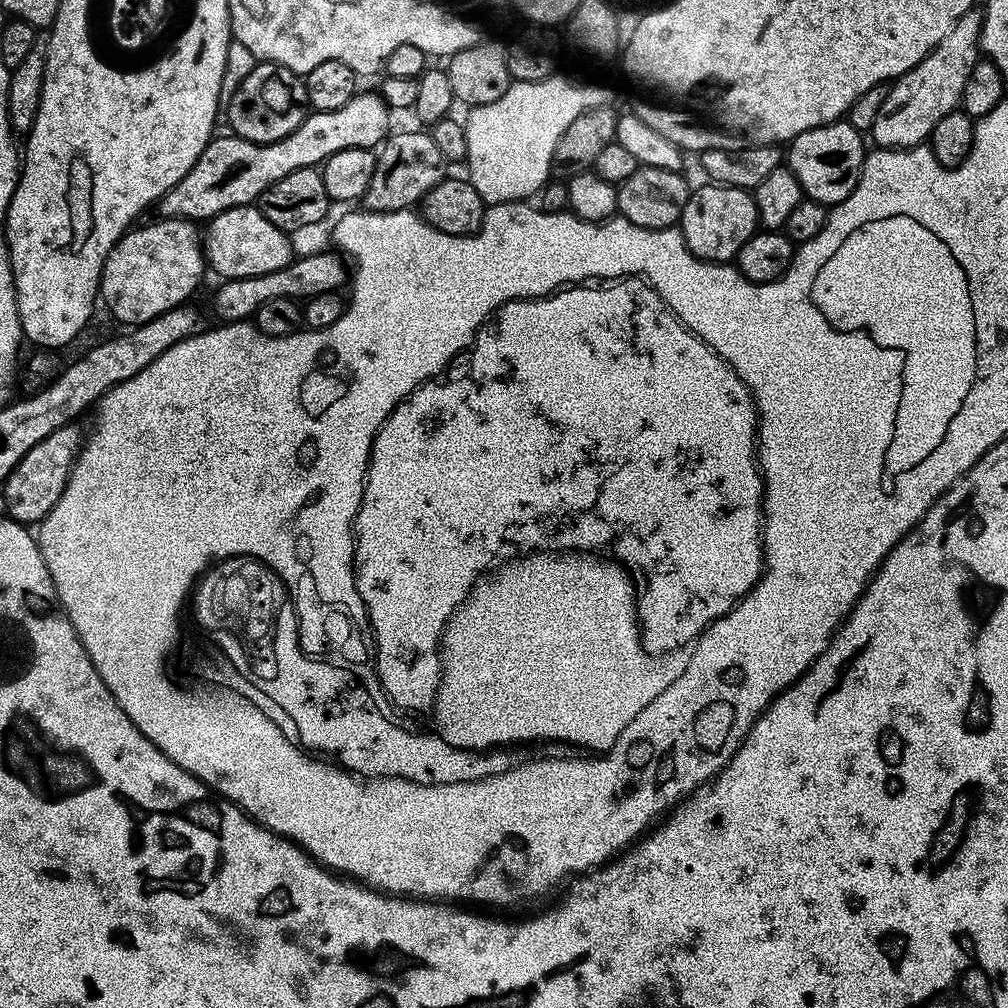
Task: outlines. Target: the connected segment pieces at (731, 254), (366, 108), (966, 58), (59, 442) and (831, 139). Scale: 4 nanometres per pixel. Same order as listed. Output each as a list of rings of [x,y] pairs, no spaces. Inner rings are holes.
[[[704,182],[697,192],[696,189],[689,191],[678,231],[684,235],[686,246],[699,260],[726,264],[735,261],[738,250],[742,250],[742,246],[746,246],[749,238],[758,231],[759,223],[756,198],[749,189]]]
[[[360,90],[357,91],[354,98],[350,98],[350,102],[346,102],[346,106],[342,106],[342,110],[312,112],[300,123],[298,130],[286,134],[286,138],[282,138],[278,142],[255,144],[249,140],[243,140],[235,134],[217,135],[209,140],[206,150],[202,150],[198,162],[194,162],[194,166],[188,171],[186,178],[182,178],[182,182],[178,182],[162,199],[156,201],[155,215],[162,220],[183,218],[193,222],[207,222],[213,216],[222,214],[222,210],[230,210],[234,206],[243,204],[252,204],[259,201],[261,194],[270,186],[274,186],[274,182],[286,178],[286,174],[294,174],[294,170],[299,168],[316,168],[323,165],[324,161],[330,158],[330,154],[334,154],[338,150],[347,148],[375,149],[377,146],[383,145],[393,127],[393,125],[391,126],[391,115],[393,116],[393,113],[390,111],[388,103],[379,94],[375,91]]]
[[[983,11],[962,14],[962,18],[954,22],[950,34],[946,34],[946,38],[942,38],[942,42],[918,62],[918,66],[894,81],[886,94],[886,103],[882,110],[878,110],[878,118],[874,118],[870,140],[876,148],[905,149],[923,145],[931,137],[934,126],[938,126],[938,121],[960,108],[962,90],[966,90],[970,70],[974,70],[982,56],[980,31],[983,25]]]
[[[71,423],[54,430],[54,434],[31,448],[18,462],[18,466],[14,466],[11,474],[2,481],[3,511],[11,520],[17,520],[25,526],[36,526],[52,513],[58,498],[62,498],[66,490],[72,467],[76,465],[76,458],[80,455],[86,439],[85,433],[80,433],[76,427],[75,423]]]
[[[847,122],[823,124],[795,136],[786,148],[786,167],[802,186],[805,197],[819,204],[841,204],[854,190],[864,165],[865,137]]]

